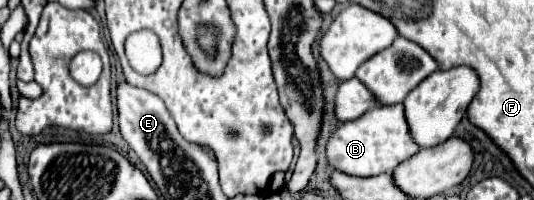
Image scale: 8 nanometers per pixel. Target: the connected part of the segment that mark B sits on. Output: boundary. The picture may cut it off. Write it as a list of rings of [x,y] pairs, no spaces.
[[[379,105],[355,121],[343,123],[327,143],[327,161],[337,171],[357,177],[371,177],[381,173],[393,173],[393,169],[405,159],[413,157],[419,145],[411,139],[411,131],[405,119],[403,105]]]

